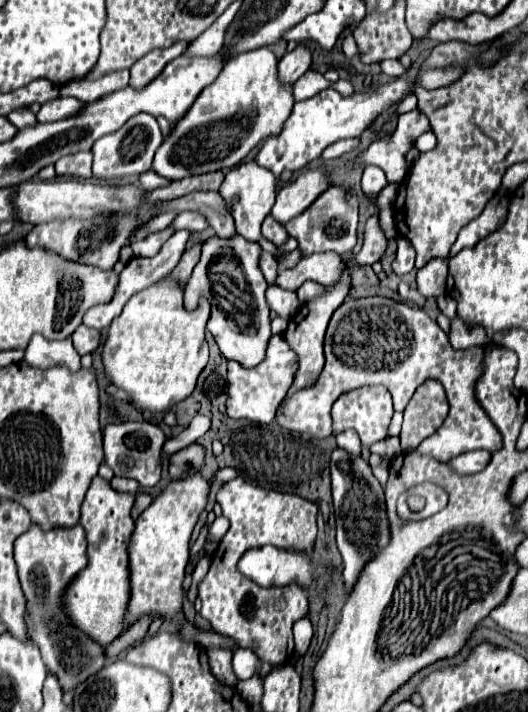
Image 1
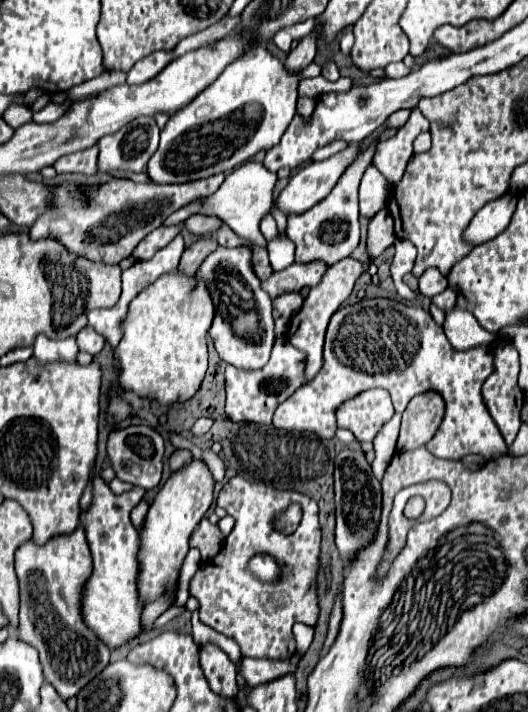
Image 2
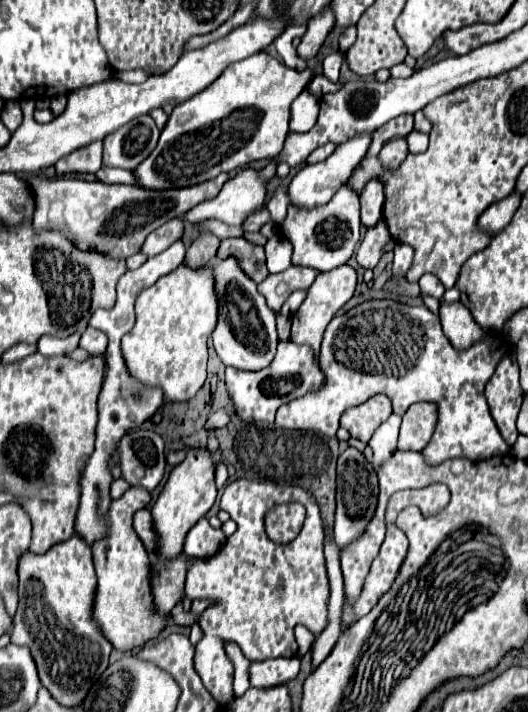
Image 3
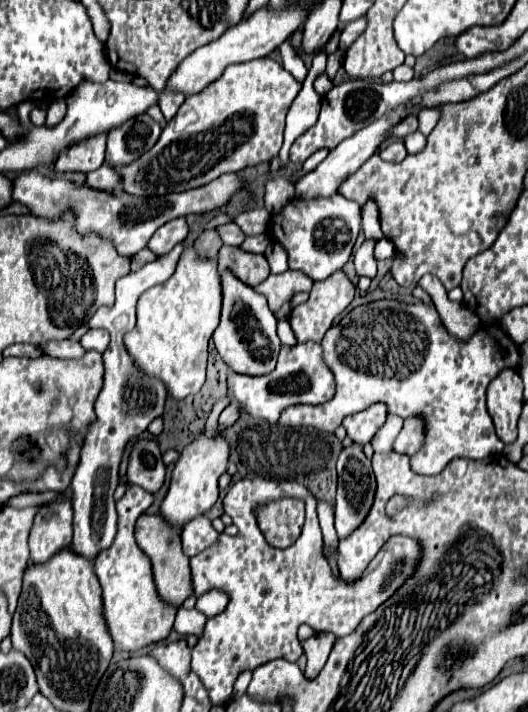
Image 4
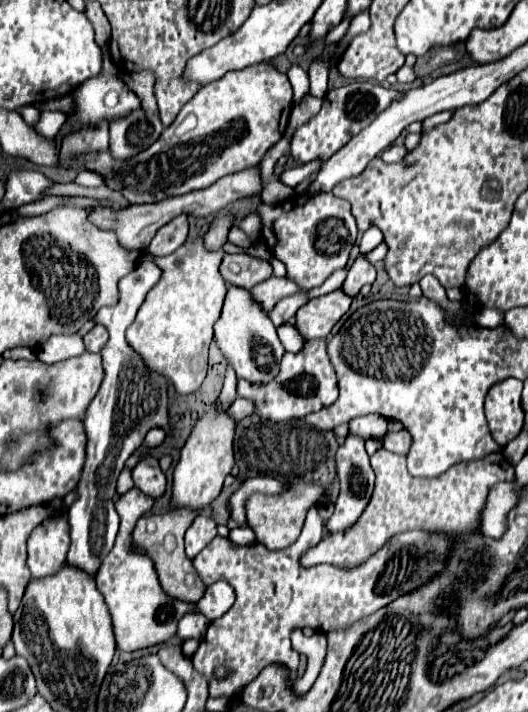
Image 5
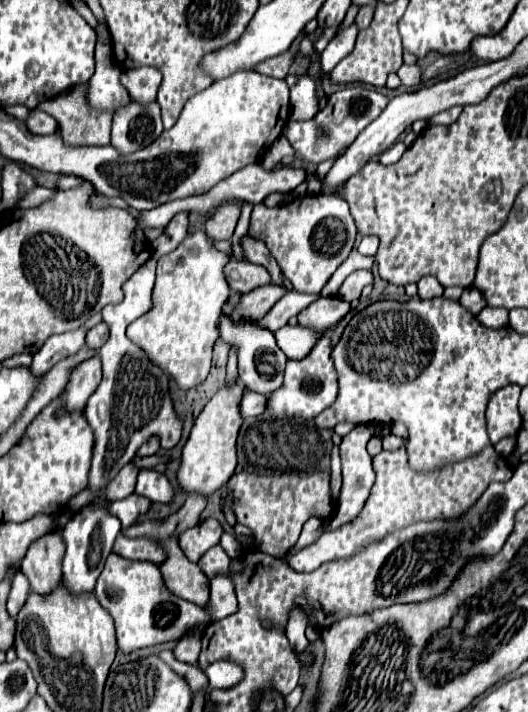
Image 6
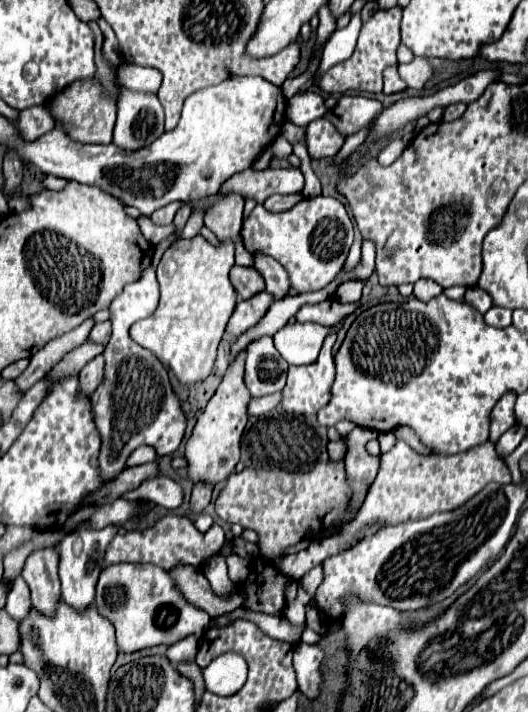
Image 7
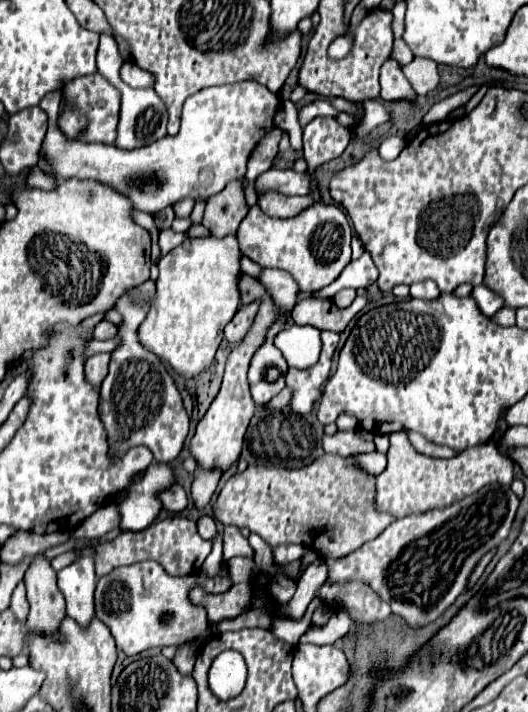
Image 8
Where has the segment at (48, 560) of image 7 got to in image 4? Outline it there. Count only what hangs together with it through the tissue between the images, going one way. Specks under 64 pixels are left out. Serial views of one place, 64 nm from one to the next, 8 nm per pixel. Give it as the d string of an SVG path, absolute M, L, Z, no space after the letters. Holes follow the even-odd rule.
M60 494L52 504L46 504L38 512L34 526L30 530L30 562L44 564L56 552L68 548L72 542L72 506L70 496Z

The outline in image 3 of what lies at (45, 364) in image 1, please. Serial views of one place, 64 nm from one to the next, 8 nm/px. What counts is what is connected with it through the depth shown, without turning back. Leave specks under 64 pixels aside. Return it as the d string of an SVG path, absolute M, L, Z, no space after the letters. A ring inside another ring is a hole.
M72 334L68 338L52 338L52 336L44 336L38 342L38 352L44 356L62 356L68 354L70 350L74 350L78 346L78 338L80 334Z

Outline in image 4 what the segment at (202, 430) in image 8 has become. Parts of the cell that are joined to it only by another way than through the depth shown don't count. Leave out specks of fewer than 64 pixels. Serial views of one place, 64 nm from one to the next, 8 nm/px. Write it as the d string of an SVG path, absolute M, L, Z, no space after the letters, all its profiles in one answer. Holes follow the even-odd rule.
M202 432L182 450L172 470L168 494L160 506L160 514L168 520L168 524L180 524L182 528L188 520L192 520L192 516L200 516L214 506L218 500L218 478L228 470L228 456L230 448L222 432L214 438L208 438Z

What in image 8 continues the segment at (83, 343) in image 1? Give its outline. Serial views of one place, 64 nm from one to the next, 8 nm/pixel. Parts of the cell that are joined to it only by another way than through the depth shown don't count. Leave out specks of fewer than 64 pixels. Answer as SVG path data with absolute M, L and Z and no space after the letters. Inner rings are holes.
M102 320L96 328L94 328L94 334L96 334L96 340L108 340L108 338L114 338L116 336L116 326L110 322L110 320Z

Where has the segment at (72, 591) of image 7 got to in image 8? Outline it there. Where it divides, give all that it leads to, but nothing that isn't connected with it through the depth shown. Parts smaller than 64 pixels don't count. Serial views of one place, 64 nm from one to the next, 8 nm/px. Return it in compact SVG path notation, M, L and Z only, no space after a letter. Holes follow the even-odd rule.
M92 546L80 548L82 558L58 572L58 588L66 598L68 616L86 628L94 618L96 574L92 564Z

